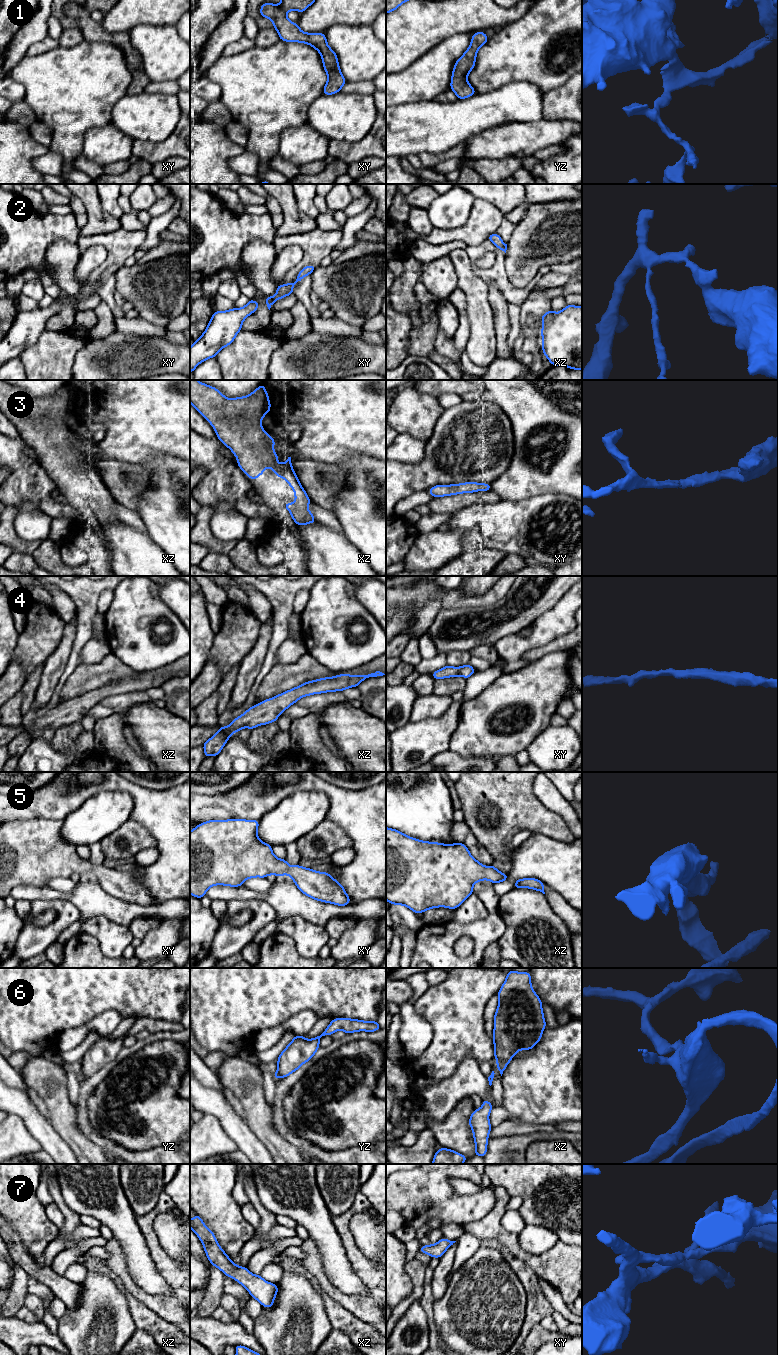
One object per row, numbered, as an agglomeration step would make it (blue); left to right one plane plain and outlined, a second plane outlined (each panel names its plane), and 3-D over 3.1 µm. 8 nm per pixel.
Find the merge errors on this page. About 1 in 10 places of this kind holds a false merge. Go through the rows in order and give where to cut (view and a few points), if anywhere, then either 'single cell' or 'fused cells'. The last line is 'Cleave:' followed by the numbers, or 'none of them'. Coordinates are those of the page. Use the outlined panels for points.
1: no cut | single cell
2: no cut | single cell
3: no cut | single cell
4: no cut | single cell
5: no cut | single cell
6: no cut | single cell
7: no cut | single cell
Cleave: none of them

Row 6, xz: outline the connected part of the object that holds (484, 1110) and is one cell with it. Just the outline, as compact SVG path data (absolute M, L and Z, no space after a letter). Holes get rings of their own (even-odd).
M483 1099L480 1109L475 1109L469 1119L469 1126L473 1130L475 1141L475 1156L484 1157L487 1154L487 1143L490 1130L492 1128L489 1122L489 1113L493 1105Z

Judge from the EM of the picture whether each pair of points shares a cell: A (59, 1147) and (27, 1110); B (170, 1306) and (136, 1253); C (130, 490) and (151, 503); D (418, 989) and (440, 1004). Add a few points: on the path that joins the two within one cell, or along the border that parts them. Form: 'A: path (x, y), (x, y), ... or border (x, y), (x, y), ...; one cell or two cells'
A: path (50, 1138), (33, 1119); one cell
B: border (140, 1286), (150, 1294), (169, 1294), (171, 1292); two cells
C: border (146, 473), (147, 487), (140, 496), (137, 513); two cells
D: border (429, 986), (413, 1003); two cells

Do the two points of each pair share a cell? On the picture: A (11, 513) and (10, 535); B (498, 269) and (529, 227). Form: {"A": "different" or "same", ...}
{"A": "same", "B": "different"}

